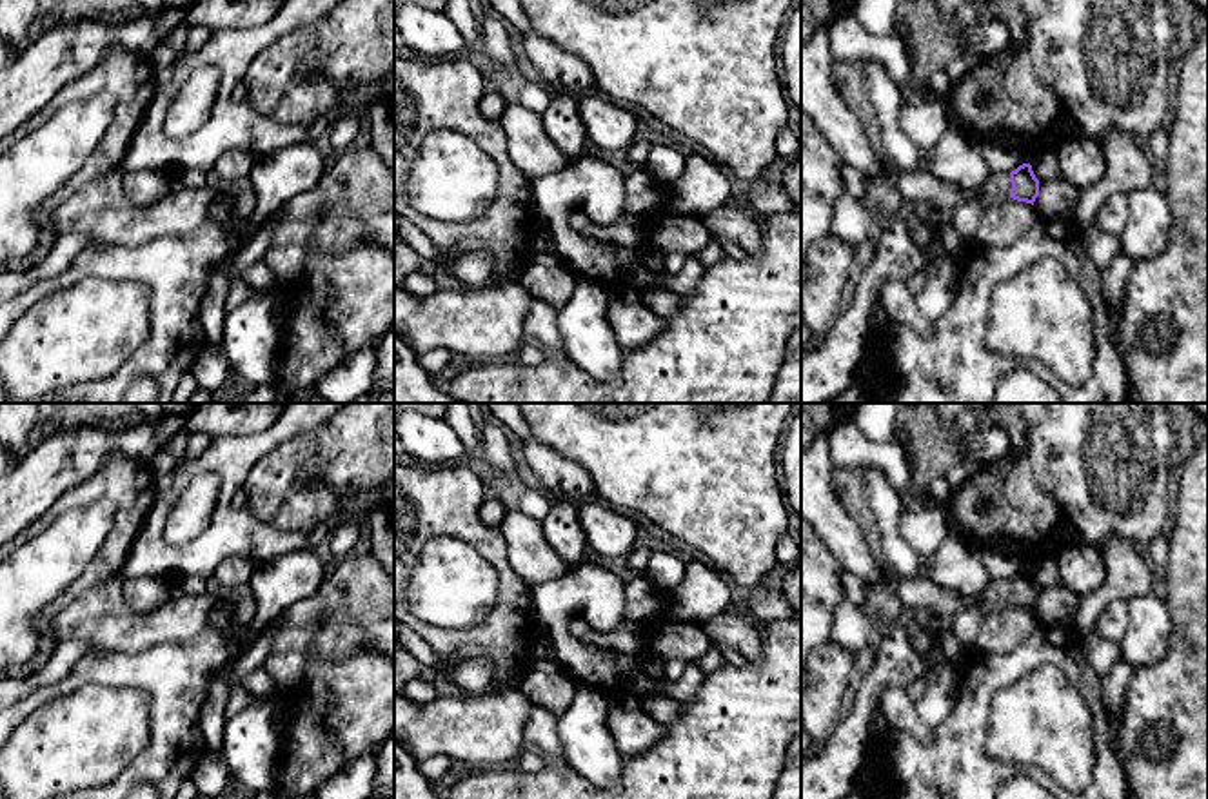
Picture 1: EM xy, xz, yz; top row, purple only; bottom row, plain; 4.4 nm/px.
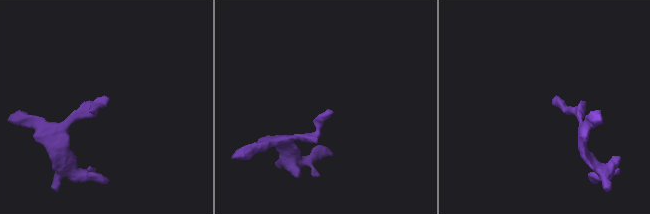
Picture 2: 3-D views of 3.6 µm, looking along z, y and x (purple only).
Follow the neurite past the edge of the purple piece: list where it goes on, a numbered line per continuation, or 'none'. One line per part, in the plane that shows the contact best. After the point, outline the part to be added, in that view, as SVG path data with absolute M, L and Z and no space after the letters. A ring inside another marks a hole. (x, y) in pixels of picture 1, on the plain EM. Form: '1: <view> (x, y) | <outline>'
1: yz (821, 507) | M821 432L801 450L801 518L827 545L845 572L856 574L866 585L886 583L906 608L925 608L957 616L977 608L983 616L1010 605L1010 581L990 579L977 603L954 594L925 577L906 579L883 570L874 559L859 523L845 508L832 478L830 438Z

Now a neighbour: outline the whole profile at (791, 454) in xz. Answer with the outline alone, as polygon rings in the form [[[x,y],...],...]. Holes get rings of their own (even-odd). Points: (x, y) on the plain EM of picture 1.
[[[801,403],[787,423],[781,463],[781,488],[794,519],[801,521]]]

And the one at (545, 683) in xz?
[[[530,659],[518,674],[494,679],[487,692],[518,690],[534,706],[561,715],[574,699],[578,681],[558,661]]]

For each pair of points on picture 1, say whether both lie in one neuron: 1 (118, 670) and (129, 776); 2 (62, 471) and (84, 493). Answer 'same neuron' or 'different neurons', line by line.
1: same neuron
2: different neurons

